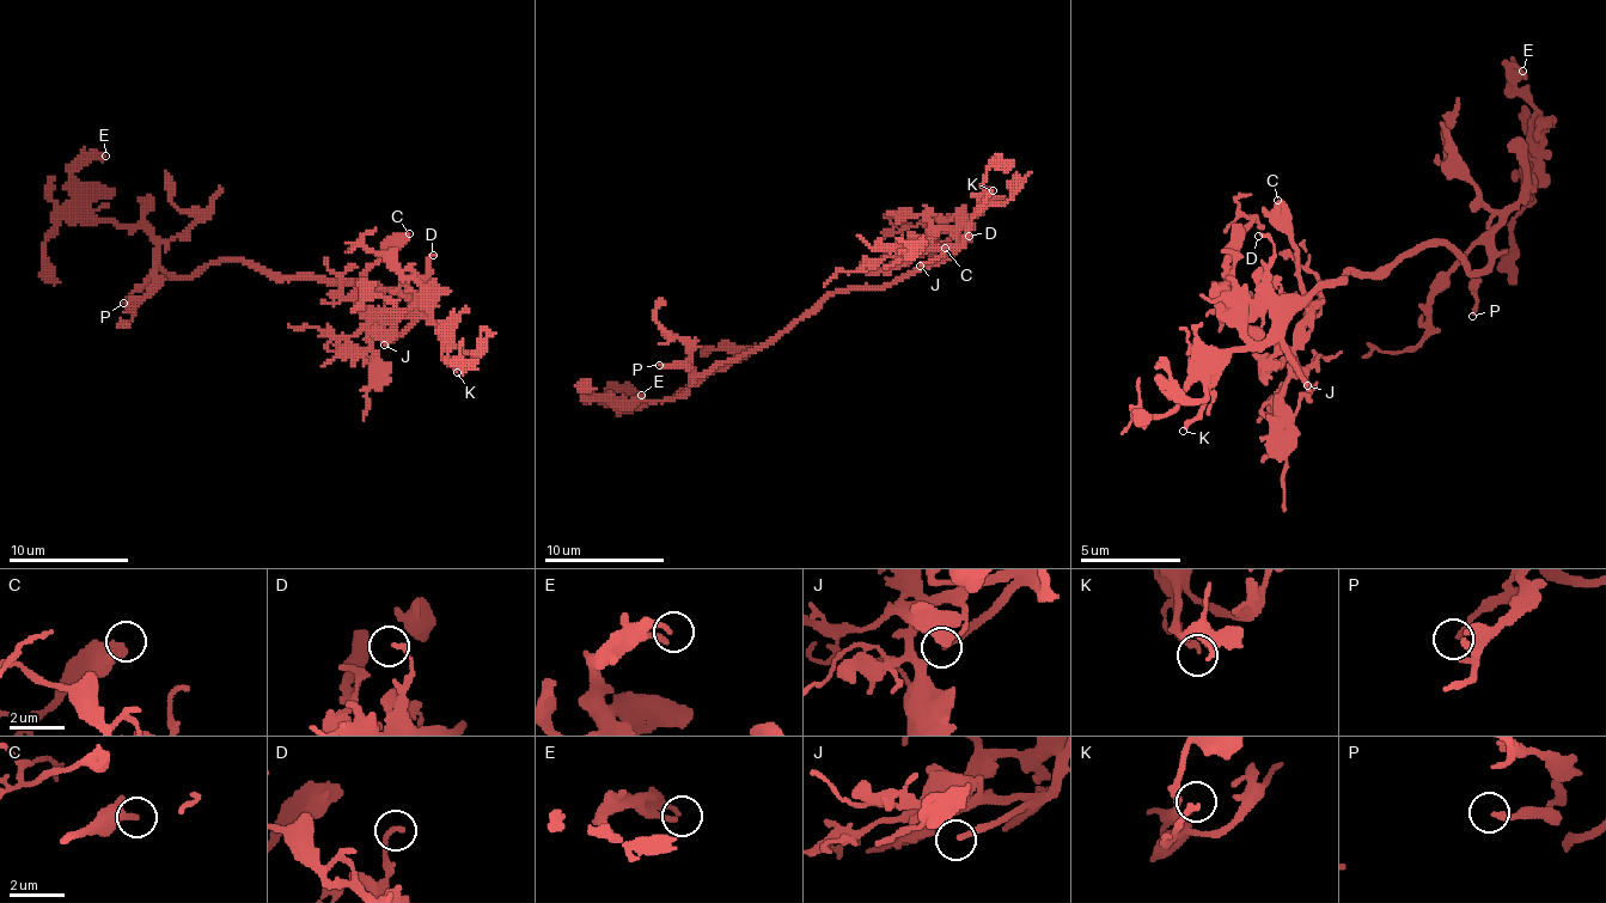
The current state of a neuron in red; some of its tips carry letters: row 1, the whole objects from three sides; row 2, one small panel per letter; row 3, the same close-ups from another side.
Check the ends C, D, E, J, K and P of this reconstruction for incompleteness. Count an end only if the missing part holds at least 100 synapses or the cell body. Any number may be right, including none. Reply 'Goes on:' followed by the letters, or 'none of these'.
Goes on: J

